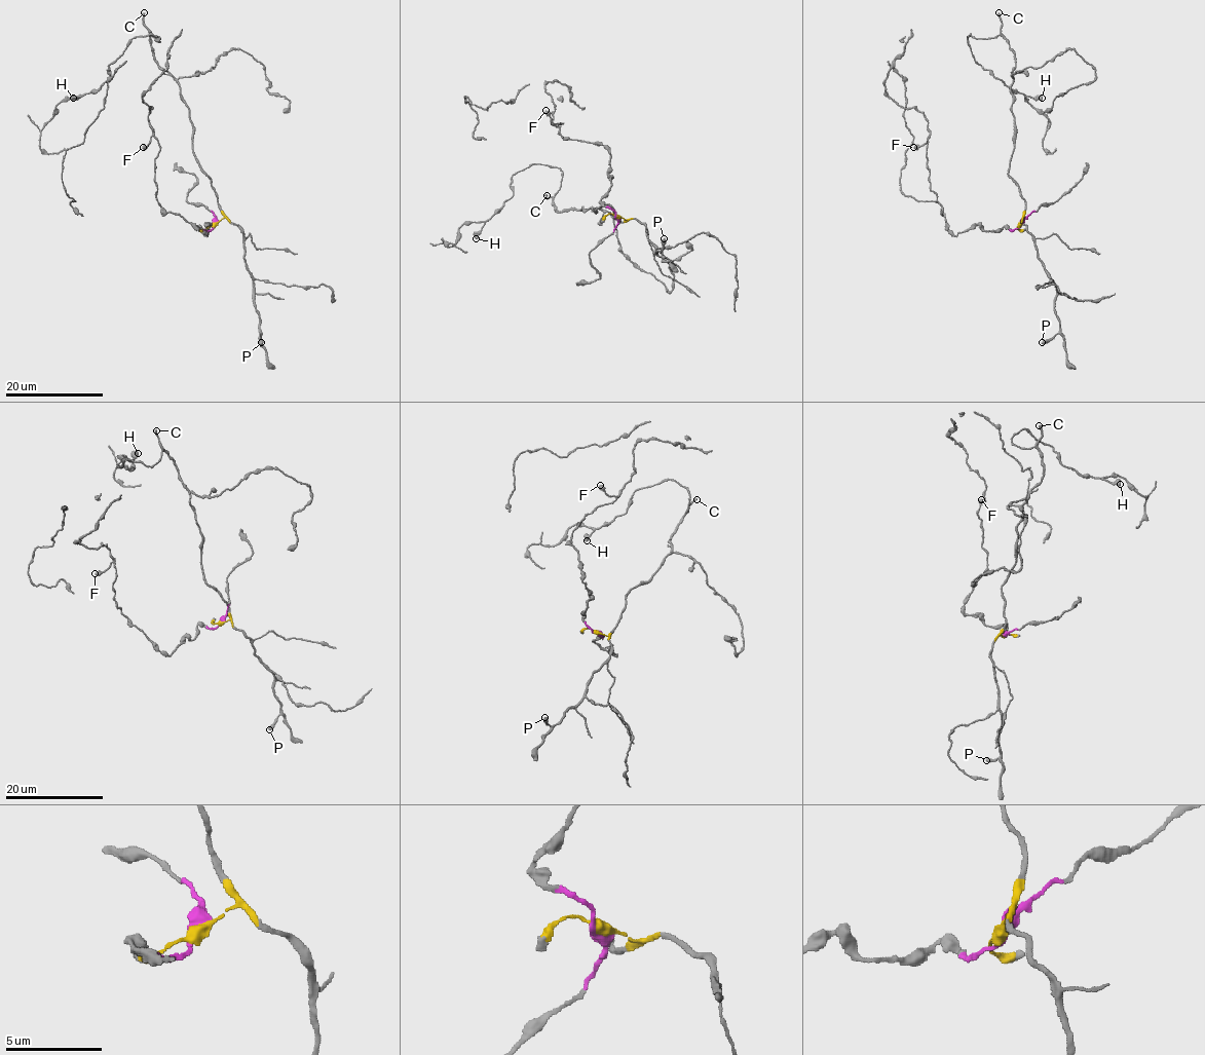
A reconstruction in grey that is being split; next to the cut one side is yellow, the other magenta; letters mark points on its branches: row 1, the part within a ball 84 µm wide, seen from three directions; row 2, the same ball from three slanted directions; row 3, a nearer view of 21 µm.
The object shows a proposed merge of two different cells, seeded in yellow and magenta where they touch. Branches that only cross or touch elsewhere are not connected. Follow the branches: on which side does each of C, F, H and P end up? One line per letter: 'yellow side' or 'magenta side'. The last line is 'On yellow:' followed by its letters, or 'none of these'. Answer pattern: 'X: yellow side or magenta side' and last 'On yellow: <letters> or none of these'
C: yellow side
F: magenta side
H: yellow side
P: yellow side
On yellow: C, H, P

